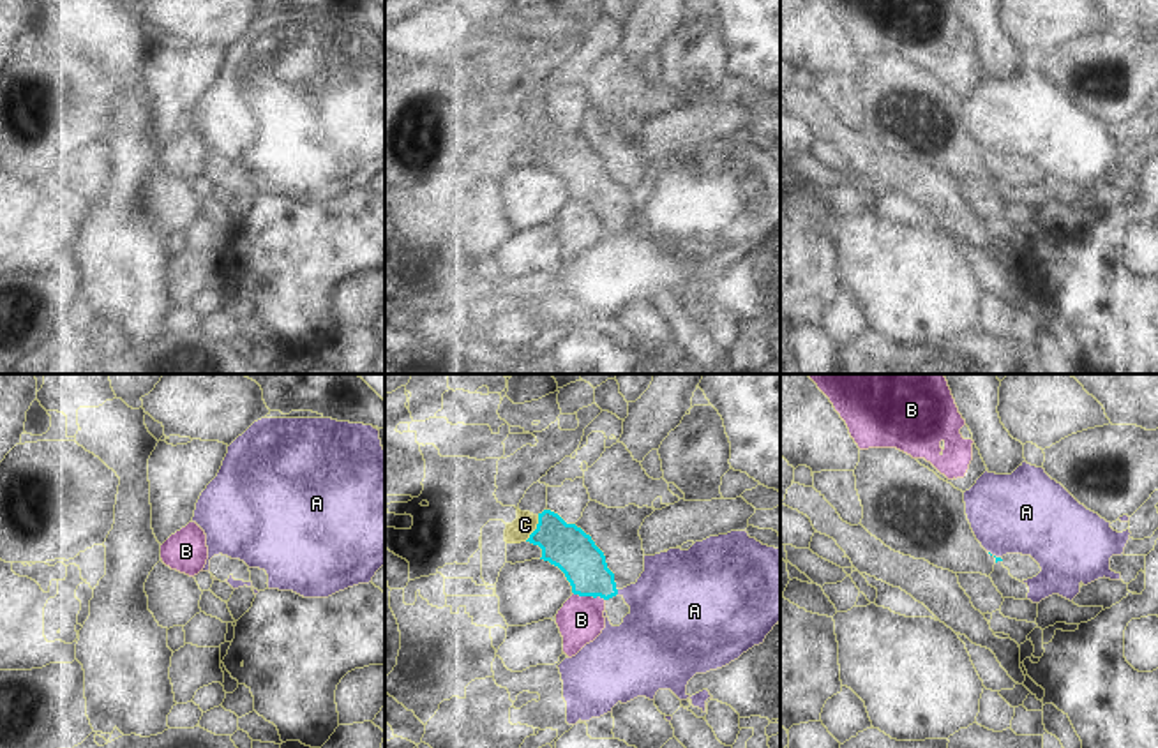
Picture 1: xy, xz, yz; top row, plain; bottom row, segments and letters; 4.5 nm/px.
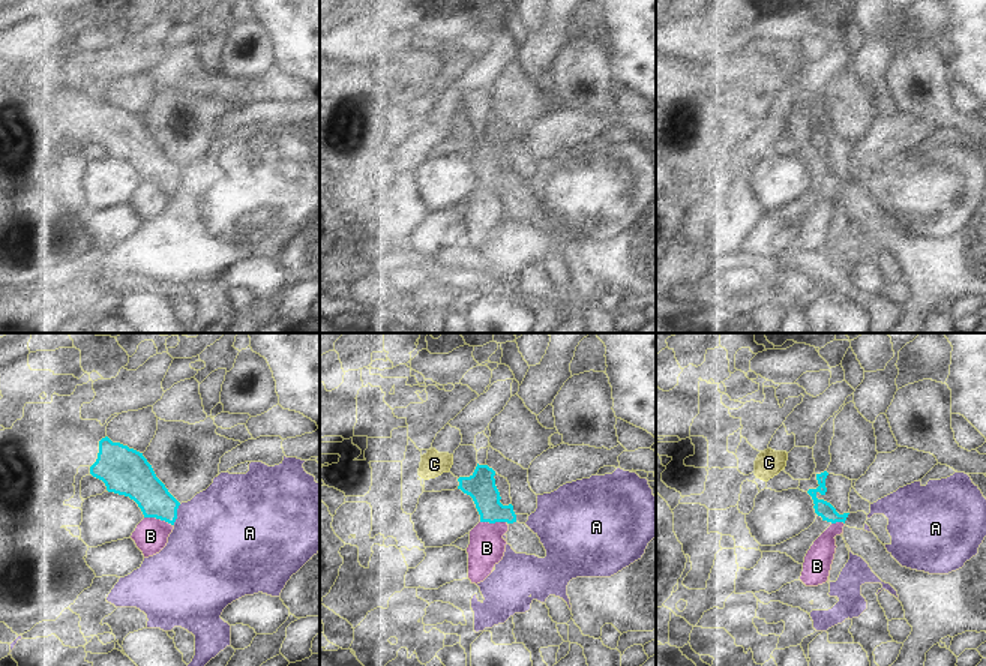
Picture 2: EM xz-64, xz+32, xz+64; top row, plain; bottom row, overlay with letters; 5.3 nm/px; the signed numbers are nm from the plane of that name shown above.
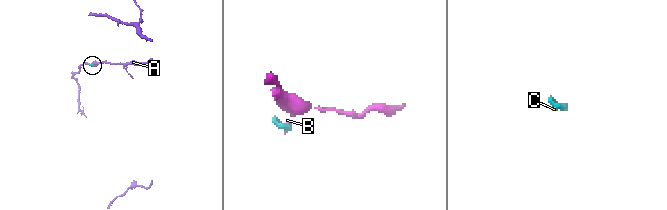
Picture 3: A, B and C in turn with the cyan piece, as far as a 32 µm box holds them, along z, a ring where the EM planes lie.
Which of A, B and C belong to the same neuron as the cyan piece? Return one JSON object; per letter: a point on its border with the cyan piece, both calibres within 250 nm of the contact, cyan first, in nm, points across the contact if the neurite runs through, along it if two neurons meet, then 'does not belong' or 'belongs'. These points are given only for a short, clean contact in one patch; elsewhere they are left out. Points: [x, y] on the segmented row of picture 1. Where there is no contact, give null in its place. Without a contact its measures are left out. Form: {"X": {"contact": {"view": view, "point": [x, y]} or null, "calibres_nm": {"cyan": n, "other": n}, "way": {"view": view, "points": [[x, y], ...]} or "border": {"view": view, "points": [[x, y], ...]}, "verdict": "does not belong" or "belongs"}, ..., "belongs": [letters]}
{"A": {"contact": {"view": "xz", "point": [616, 593]}, "calibres_nm": {"cyan": 200, "other": 360}, "border": {"view": "xz", "points": [[618, 590], [615, 595]]}, "verdict": "does not belong"}, "B": {"contact": {"view": "xz", "point": [588, 595]}, "calibres_nm": {"cyan": 200, "other": 220}, "border": {"view": "xz", "points": [[572, 591], [604, 600]]}, "verdict": "does not belong"}, "C": {"contact": {"view": "xz", "point": [537, 528]}, "calibres_nm": {"cyan": 200, "other": 100}, "border": {"view": "xz", "points": [[539, 516], [537, 528], [525, 540]]}, "verdict": "does not belong"}, "belongs": []}

